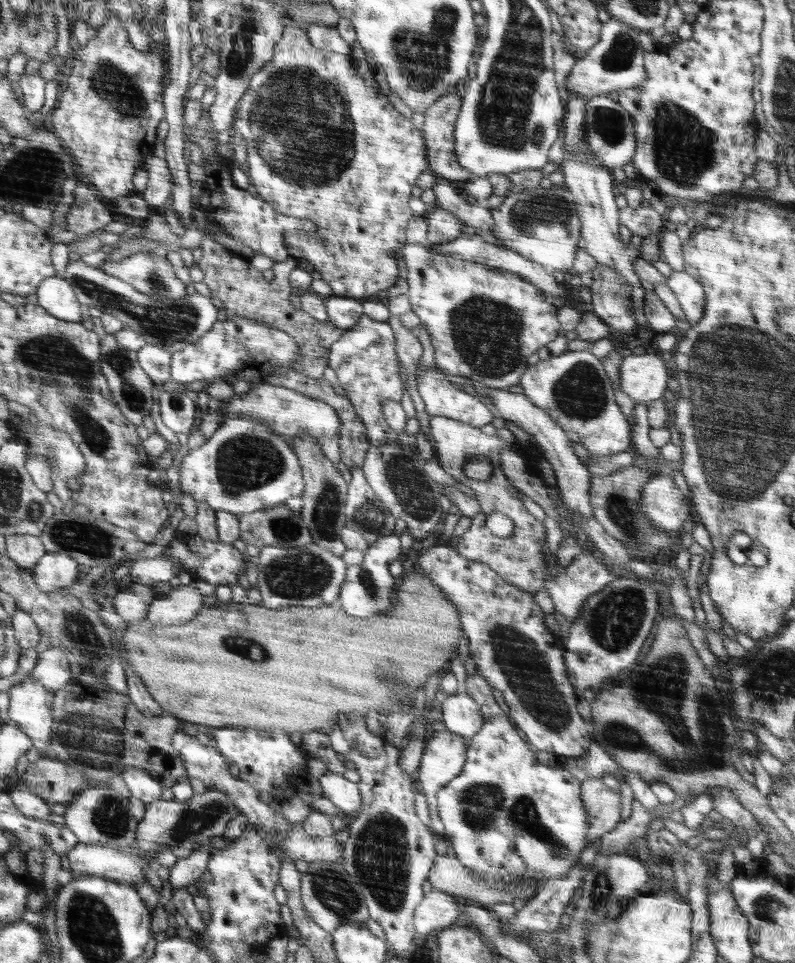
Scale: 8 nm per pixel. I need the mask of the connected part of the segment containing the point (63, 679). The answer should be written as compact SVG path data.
M52 645L50 649L39 654L36 667L28 678L38 680L54 694L66 687L71 682L70 662L66 658L66 652L59 645Z

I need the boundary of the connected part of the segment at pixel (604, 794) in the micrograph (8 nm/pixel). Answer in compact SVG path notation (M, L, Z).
M588 778L581 784L581 800L588 812L586 847L594 838L610 832L621 820L620 796L604 786L600 778Z

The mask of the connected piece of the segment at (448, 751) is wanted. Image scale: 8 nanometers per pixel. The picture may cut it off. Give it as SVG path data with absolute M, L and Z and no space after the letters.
M448 730L430 735L427 739L424 752L422 752L419 768L416 772L414 780L418 785L419 792L423 793L428 800L428 810L430 814L431 830L441 836L444 836L444 824L438 814L438 801L436 800L436 792L448 785L448 782L460 774L462 767L466 762L466 748L468 748L469 739L460 734L453 734Z

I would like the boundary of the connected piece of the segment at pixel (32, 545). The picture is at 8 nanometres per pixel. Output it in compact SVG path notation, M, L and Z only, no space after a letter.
M8 535L5 537L5 554L20 567L30 568L47 553L40 537L32 535Z

